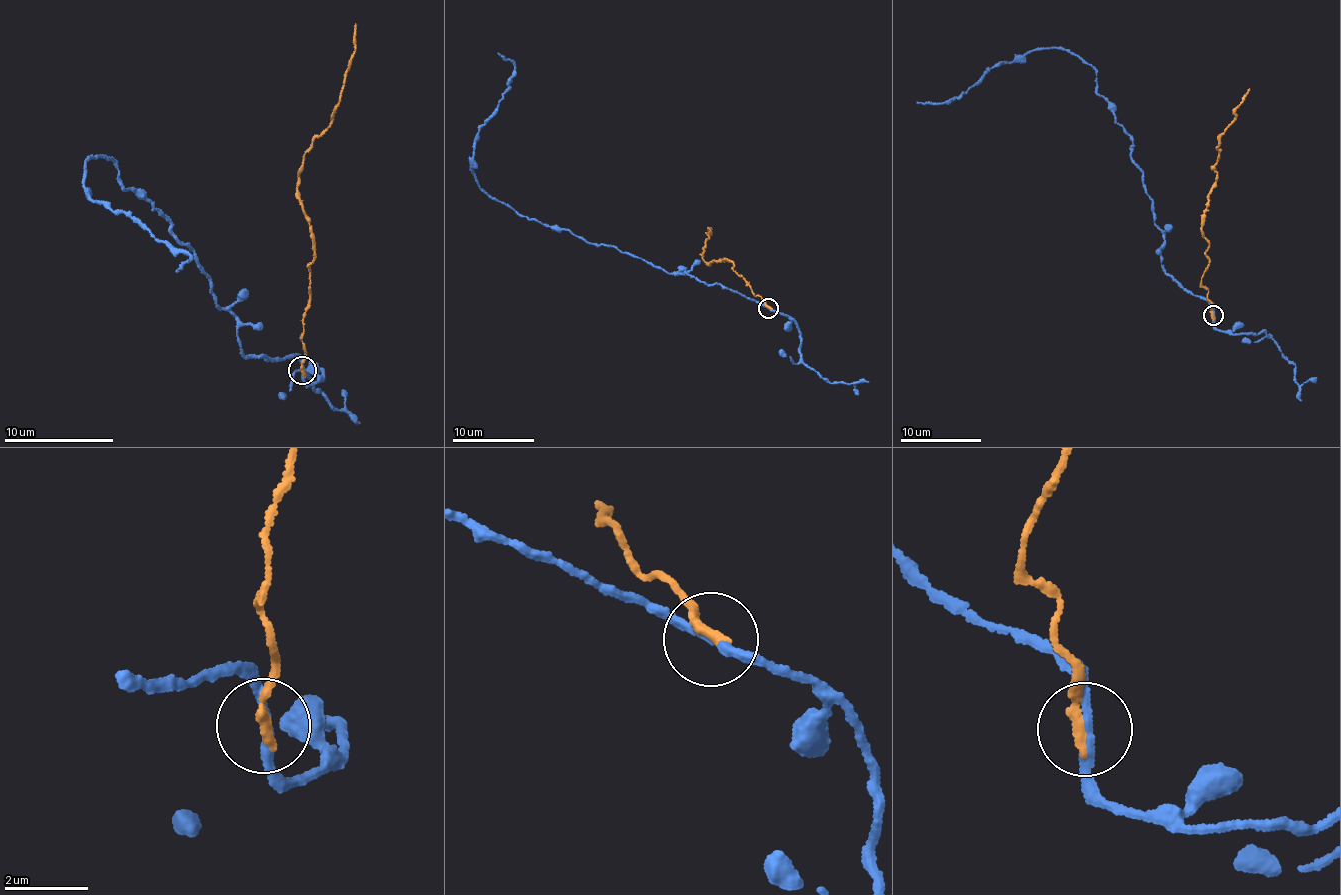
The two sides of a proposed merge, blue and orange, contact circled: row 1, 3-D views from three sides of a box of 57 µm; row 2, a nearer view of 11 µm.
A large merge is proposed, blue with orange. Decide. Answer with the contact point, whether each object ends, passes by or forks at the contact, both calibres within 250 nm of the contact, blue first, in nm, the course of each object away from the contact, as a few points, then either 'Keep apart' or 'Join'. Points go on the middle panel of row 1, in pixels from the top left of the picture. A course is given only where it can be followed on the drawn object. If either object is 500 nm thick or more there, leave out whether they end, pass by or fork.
Place: (768, 308). At the ring blue passes by. At the ring orange ends. Thickness 220 nm (blue) against 280 nm. Course of blue: (768, 308), (521, 216), (478, 185), (471, 165), (476, 133), (514, 69), (497, 52). Course of orange: (768, 308), (727, 258), (707, 264), (701, 254), (708, 232), (711, 234), (709, 227), (711, 229), (707, 230). Keep apart

